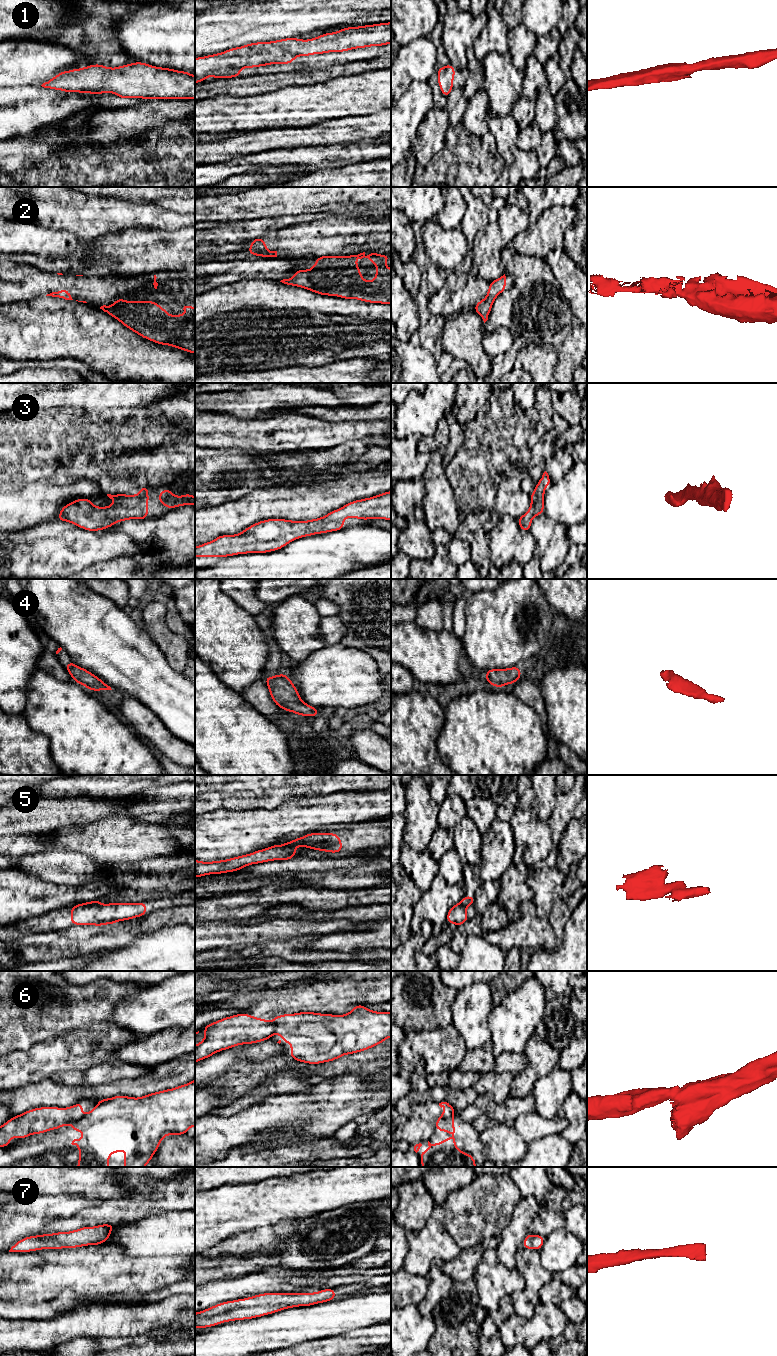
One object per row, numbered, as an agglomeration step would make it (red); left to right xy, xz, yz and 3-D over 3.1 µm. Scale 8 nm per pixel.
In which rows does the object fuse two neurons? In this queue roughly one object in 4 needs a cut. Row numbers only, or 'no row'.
5, 6

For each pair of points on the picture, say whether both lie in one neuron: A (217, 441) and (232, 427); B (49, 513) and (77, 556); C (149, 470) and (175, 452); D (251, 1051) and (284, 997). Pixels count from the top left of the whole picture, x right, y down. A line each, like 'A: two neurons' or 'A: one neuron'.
A: one neuron
B: two neurons
C: one neuron
D: two neurons

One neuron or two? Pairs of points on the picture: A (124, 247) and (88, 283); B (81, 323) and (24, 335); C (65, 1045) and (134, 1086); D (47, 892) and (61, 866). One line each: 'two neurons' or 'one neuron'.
A: two neurons
B: one neuron
C: two neurons
D: two neurons

